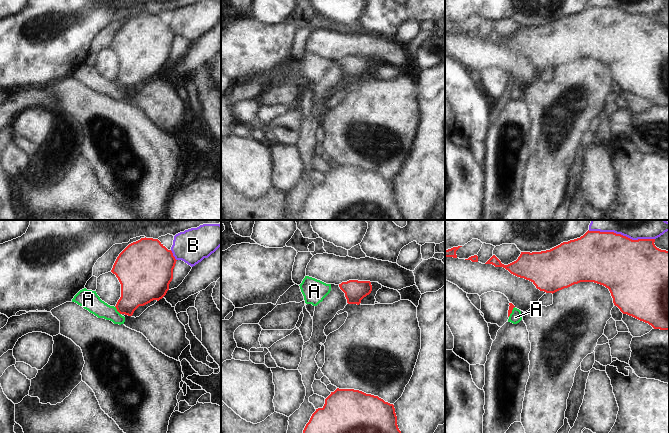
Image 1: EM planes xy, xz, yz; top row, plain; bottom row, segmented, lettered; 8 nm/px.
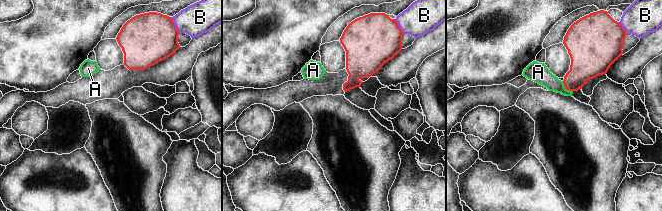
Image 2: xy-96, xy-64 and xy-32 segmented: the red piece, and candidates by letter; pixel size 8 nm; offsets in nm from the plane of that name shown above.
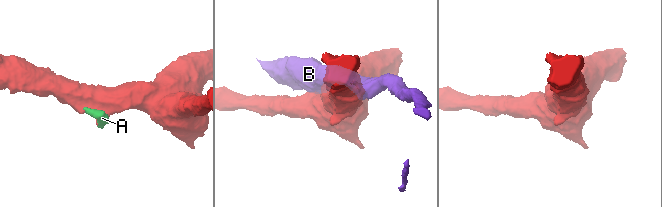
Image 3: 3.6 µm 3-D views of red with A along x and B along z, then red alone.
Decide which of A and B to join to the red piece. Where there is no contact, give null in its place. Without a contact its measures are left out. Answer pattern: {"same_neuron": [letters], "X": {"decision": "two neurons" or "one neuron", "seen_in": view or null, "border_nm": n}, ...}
{"same_neuron": [], "A": {"decision": "two neurons", "seen_in": "xy", "border_nm": 80}, "B": {"decision": "two neurons", "seen_in": "yz", "border_nm": 550}}

